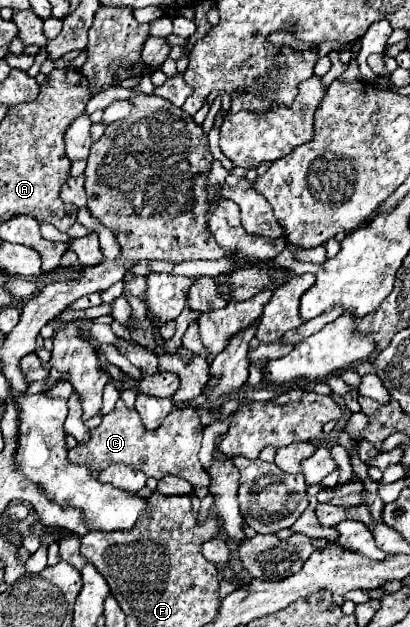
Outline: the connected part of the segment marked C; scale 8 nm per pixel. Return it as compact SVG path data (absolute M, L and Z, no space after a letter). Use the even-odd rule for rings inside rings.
M121 400L115 404L115 410L103 416L103 422L91 430L91 440L83 446L75 446L69 450L71 464L83 464L91 468L91 472L101 472L111 464L125 464L135 470L143 470L149 478L163 478L165 474L177 474L183 476L193 488L209 486L209 478L197 458L197 452L201 448L201 436L203 426L199 420L199 414L195 408L183 408L183 410L171 410L169 416L163 420L163 424L149 432L143 428L141 418L135 410L129 410Z

